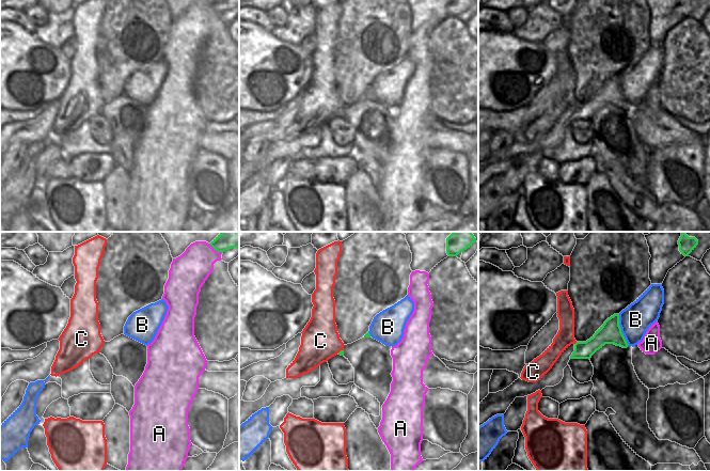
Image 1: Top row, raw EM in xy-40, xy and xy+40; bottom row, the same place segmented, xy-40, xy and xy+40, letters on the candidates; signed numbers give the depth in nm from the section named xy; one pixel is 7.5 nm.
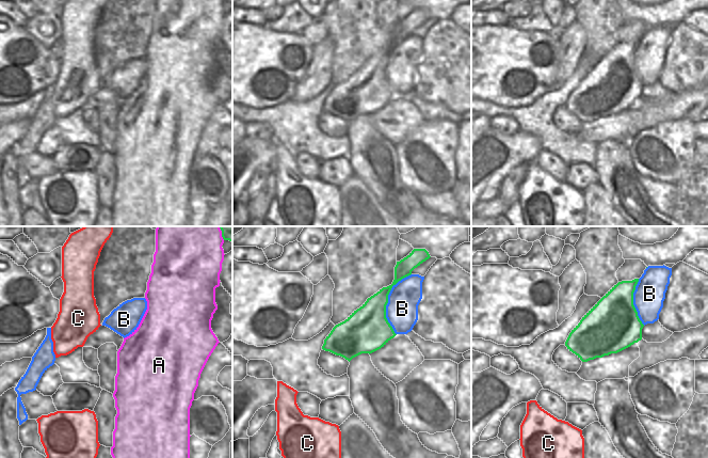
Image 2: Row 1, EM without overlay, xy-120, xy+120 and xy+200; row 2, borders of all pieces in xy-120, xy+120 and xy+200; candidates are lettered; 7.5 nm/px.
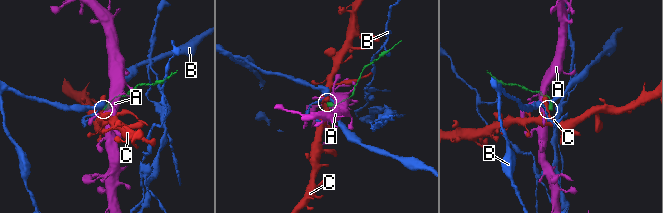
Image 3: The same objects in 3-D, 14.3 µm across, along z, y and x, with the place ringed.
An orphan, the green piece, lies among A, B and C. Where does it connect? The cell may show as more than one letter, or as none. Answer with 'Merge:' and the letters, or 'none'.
Merge: none

